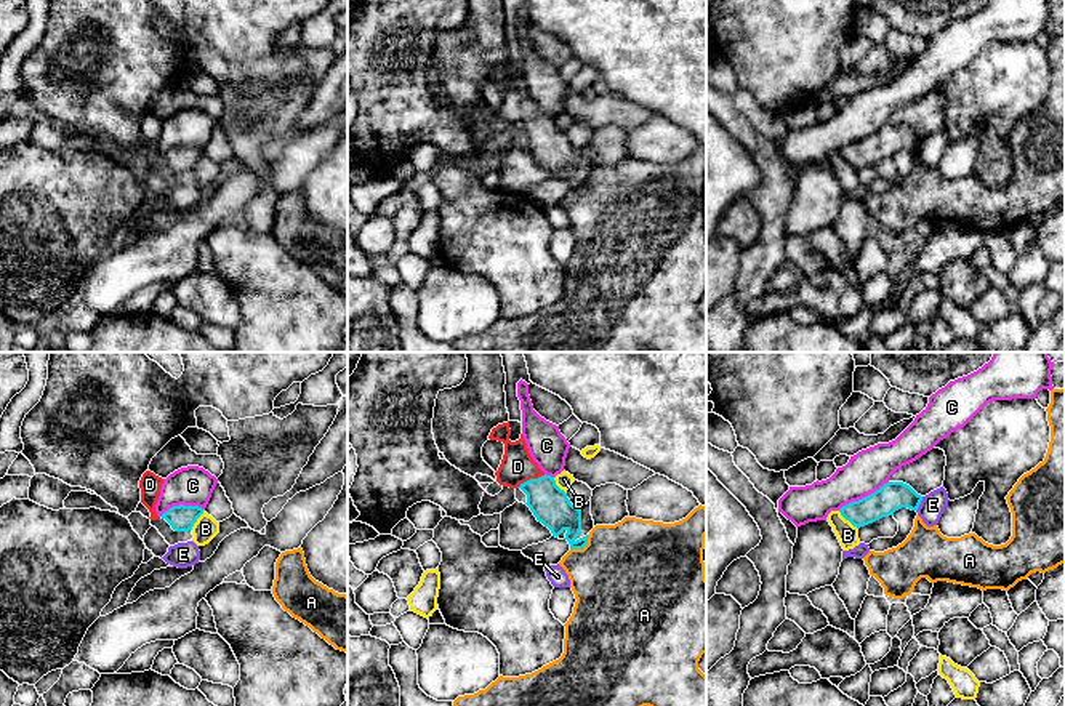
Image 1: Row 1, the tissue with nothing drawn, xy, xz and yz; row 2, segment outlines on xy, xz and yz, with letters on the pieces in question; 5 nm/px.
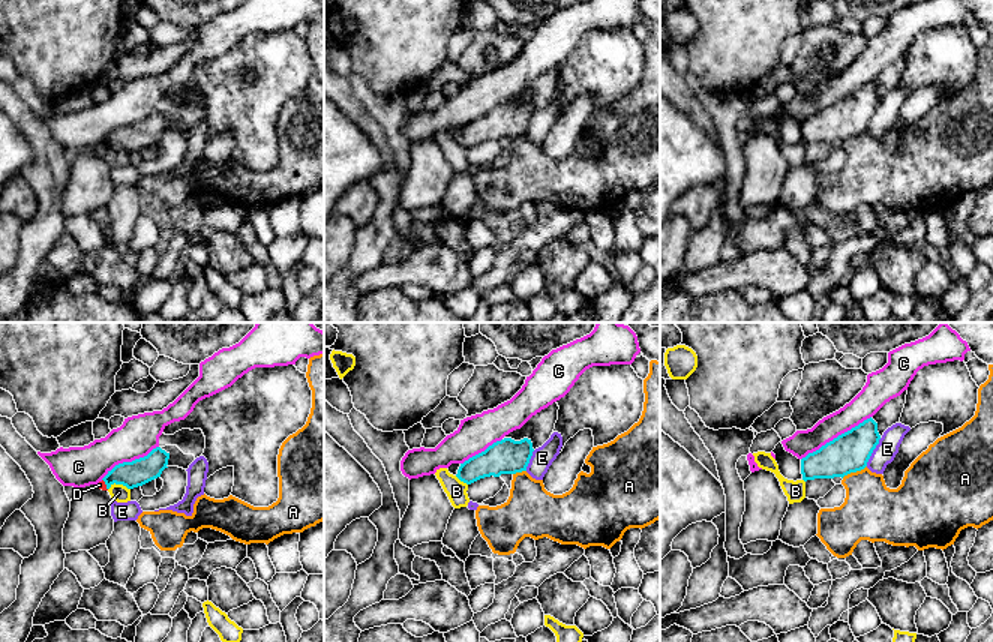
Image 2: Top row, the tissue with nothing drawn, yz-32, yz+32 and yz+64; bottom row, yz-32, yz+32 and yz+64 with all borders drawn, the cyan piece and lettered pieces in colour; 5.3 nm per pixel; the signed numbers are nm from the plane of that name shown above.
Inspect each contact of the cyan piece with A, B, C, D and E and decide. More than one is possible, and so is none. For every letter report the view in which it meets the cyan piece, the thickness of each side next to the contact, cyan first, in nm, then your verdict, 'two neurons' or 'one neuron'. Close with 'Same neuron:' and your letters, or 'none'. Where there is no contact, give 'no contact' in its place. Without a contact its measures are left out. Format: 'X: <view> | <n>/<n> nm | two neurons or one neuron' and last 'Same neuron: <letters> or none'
A: xz | 180/480 nm | two neurons
B: yz | 150/110 nm | two neurons
C: yz | 150/200 nm | two neurons
D: xz | 190/170 nm | one neuron
E: yz | 150/120 nm | two neurons
Same neuron: D

